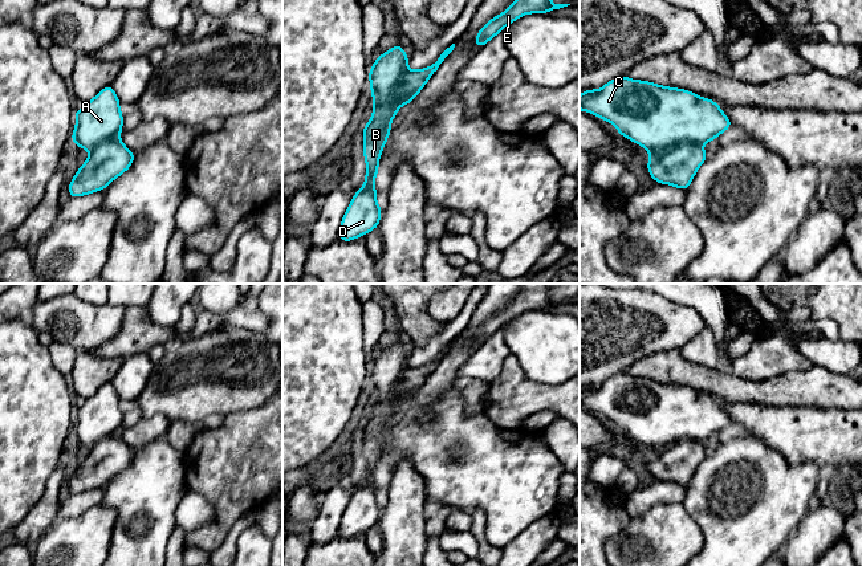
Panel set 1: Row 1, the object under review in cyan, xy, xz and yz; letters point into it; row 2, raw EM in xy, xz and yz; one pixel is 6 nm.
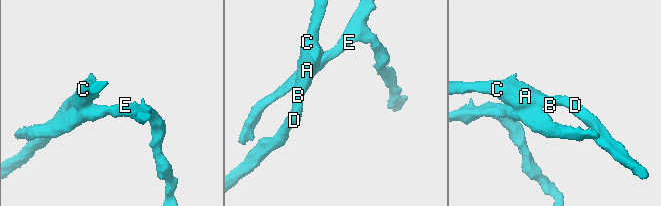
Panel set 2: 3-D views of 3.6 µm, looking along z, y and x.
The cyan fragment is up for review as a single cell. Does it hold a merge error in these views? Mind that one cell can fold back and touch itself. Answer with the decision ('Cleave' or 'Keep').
Cleave

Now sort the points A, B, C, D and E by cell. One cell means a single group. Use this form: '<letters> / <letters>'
A B C D / E

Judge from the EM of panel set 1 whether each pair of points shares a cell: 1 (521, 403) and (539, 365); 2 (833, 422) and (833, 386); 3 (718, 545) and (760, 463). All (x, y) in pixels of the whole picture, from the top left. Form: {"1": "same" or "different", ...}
{"1": "different", "2": "different", "3": "same"}

